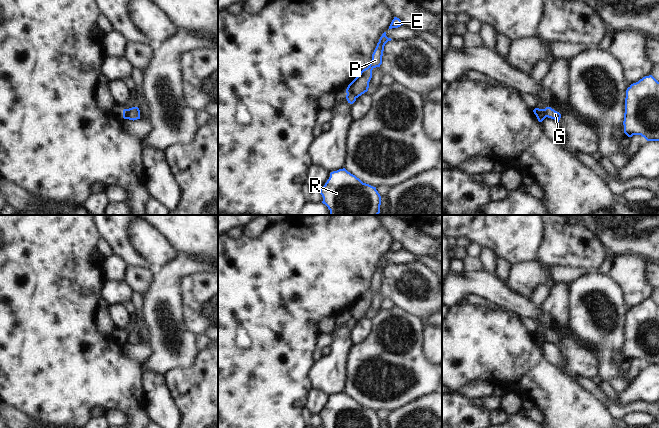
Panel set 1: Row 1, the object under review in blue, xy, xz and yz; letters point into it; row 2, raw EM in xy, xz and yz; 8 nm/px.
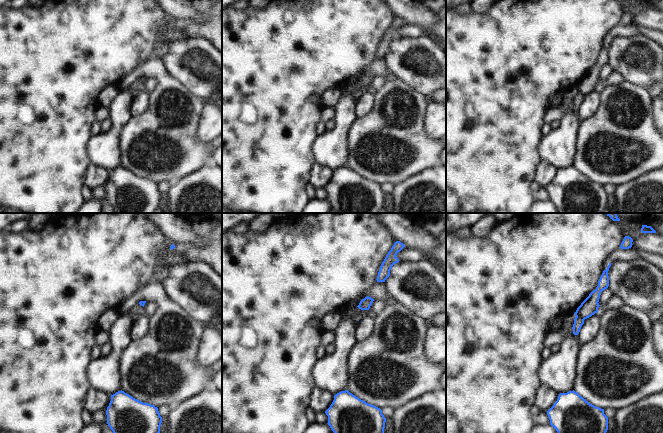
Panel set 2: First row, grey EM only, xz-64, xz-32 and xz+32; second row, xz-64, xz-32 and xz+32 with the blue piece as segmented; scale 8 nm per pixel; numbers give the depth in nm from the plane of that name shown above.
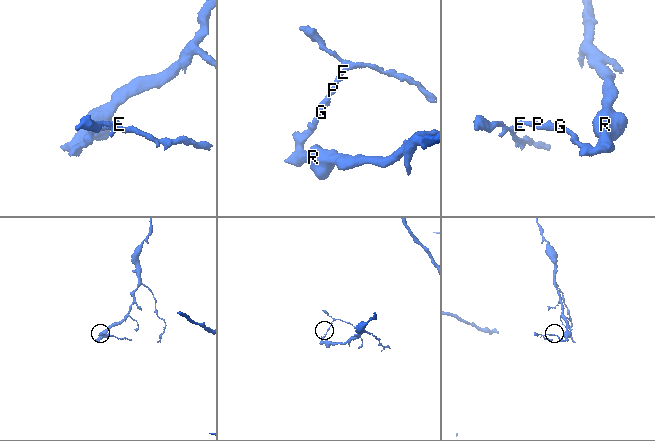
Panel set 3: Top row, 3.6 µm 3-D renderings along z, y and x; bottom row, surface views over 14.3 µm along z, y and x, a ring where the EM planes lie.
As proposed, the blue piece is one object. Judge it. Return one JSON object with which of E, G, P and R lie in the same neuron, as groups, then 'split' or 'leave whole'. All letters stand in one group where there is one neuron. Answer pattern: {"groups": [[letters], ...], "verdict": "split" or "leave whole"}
{"groups": [["E", "P"], ["G", "R"]], "verdict": "split"}

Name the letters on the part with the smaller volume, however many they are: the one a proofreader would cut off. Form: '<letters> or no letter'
E, P

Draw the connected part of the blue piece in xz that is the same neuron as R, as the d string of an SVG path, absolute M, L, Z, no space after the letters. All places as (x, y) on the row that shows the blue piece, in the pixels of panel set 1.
M345 168L333 171L325 185L320 189L322 203L330 210L330 215L378 215L380 213L381 196L369 184L363 183Z

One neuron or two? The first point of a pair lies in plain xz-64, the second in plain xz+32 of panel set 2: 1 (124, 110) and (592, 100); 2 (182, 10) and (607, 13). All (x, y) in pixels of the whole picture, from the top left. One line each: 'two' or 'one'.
1: two
2: two

